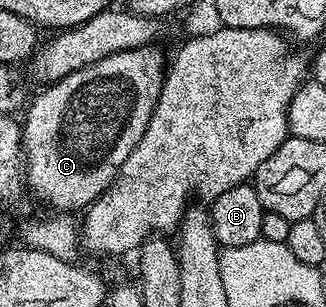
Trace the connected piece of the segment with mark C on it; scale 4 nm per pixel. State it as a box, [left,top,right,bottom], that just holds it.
[21,44,164,210]

